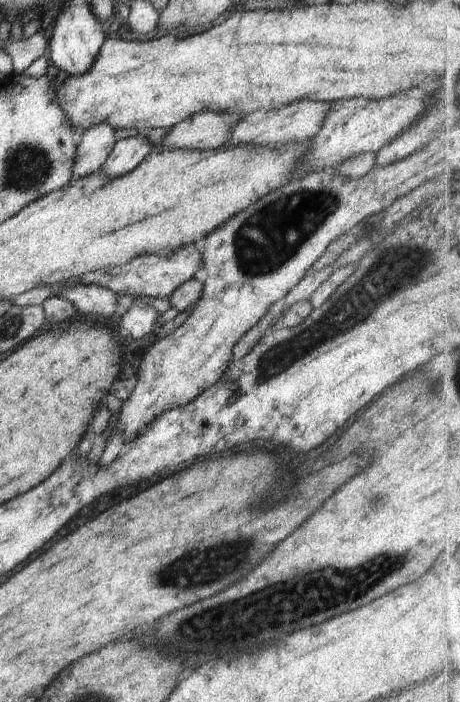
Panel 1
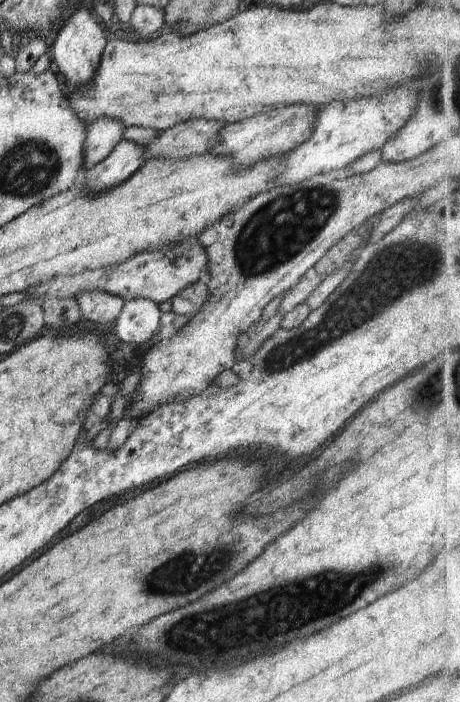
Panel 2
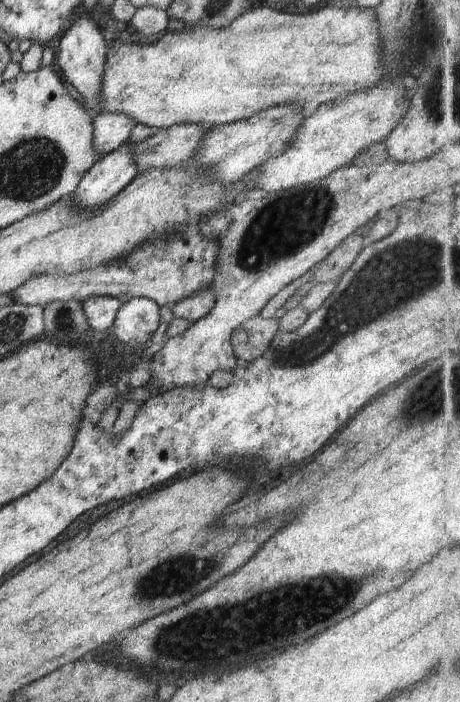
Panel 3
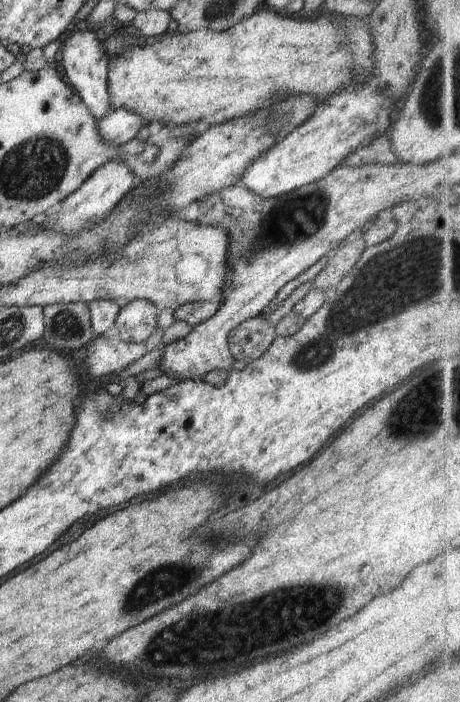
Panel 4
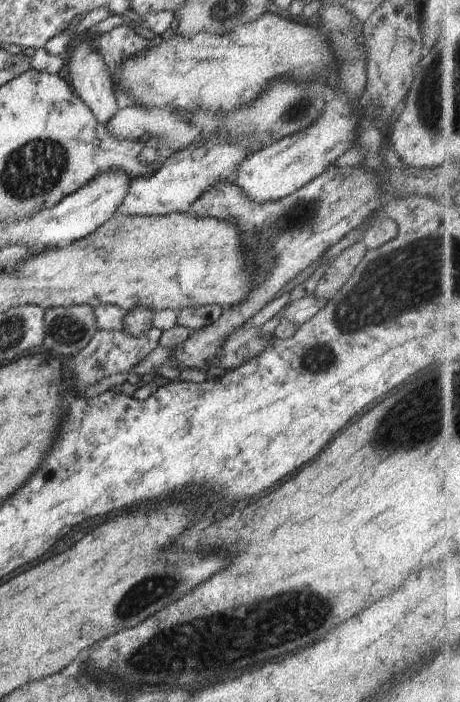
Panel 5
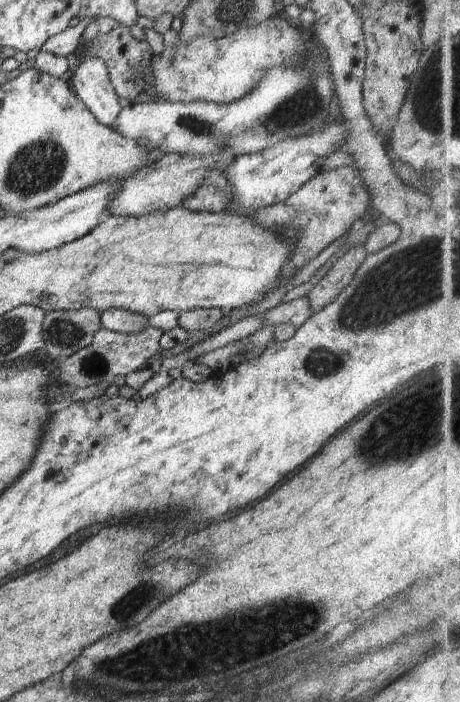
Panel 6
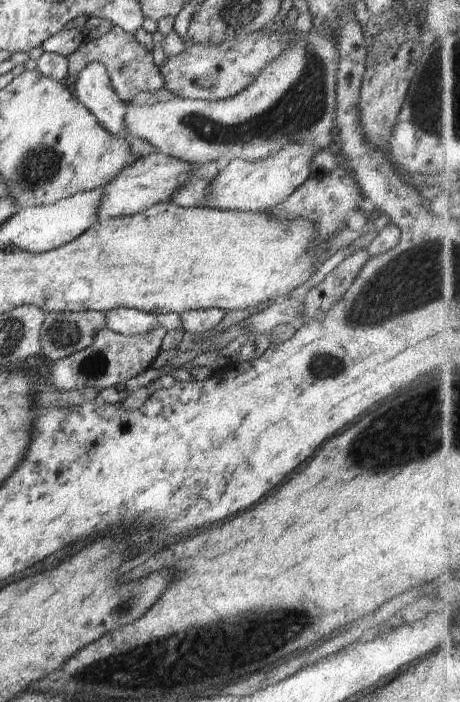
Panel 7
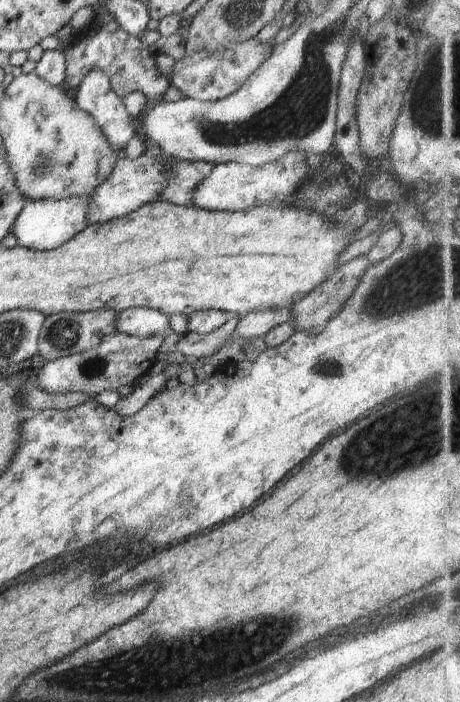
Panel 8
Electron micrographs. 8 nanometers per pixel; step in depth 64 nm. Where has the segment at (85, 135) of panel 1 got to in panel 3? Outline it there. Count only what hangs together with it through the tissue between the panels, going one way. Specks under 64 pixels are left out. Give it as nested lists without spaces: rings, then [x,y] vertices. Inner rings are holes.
[[[126,114],[93,115],[92,136],[94,150],[98,152],[98,156],[104,158],[122,144],[129,143],[133,126],[132,118],[128,118]]]

